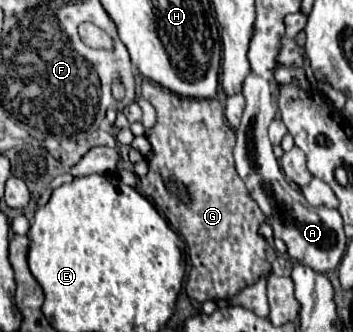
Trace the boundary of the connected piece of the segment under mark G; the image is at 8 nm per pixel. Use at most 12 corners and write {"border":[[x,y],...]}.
{"border":[[150,80],[140,186],[188,244],[186,294],[270,274],[218,100]]}

